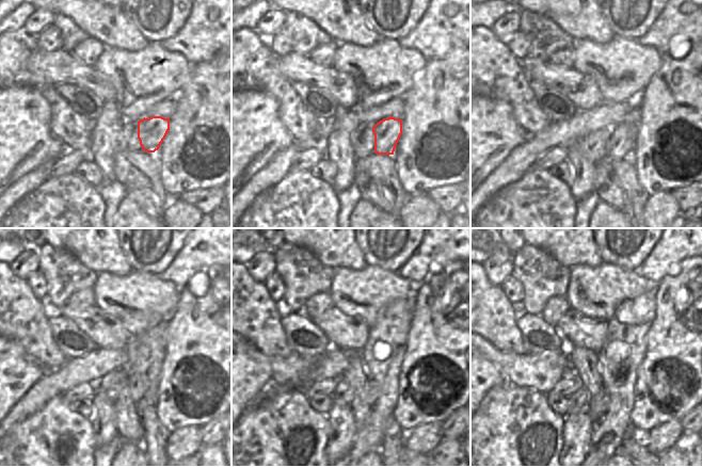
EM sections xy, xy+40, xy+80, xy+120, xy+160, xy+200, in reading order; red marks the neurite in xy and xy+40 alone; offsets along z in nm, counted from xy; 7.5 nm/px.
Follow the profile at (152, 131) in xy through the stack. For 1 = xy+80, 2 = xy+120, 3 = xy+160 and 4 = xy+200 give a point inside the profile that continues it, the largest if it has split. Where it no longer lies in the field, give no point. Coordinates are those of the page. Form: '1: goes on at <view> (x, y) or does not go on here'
1: goes on at xy+80 (623, 137)
2: goes on at xy+120 (137, 384)
3: goes on at xy+160 (370, 389)
4: goes on at xy+200 (596, 406)

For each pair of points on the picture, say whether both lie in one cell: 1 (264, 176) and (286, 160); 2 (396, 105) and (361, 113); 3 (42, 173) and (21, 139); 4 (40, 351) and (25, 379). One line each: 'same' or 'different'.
1: same
2: same
3: different
4: different

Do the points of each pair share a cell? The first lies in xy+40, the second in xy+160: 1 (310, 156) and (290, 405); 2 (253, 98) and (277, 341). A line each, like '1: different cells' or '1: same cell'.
1: different cells
2: different cells

